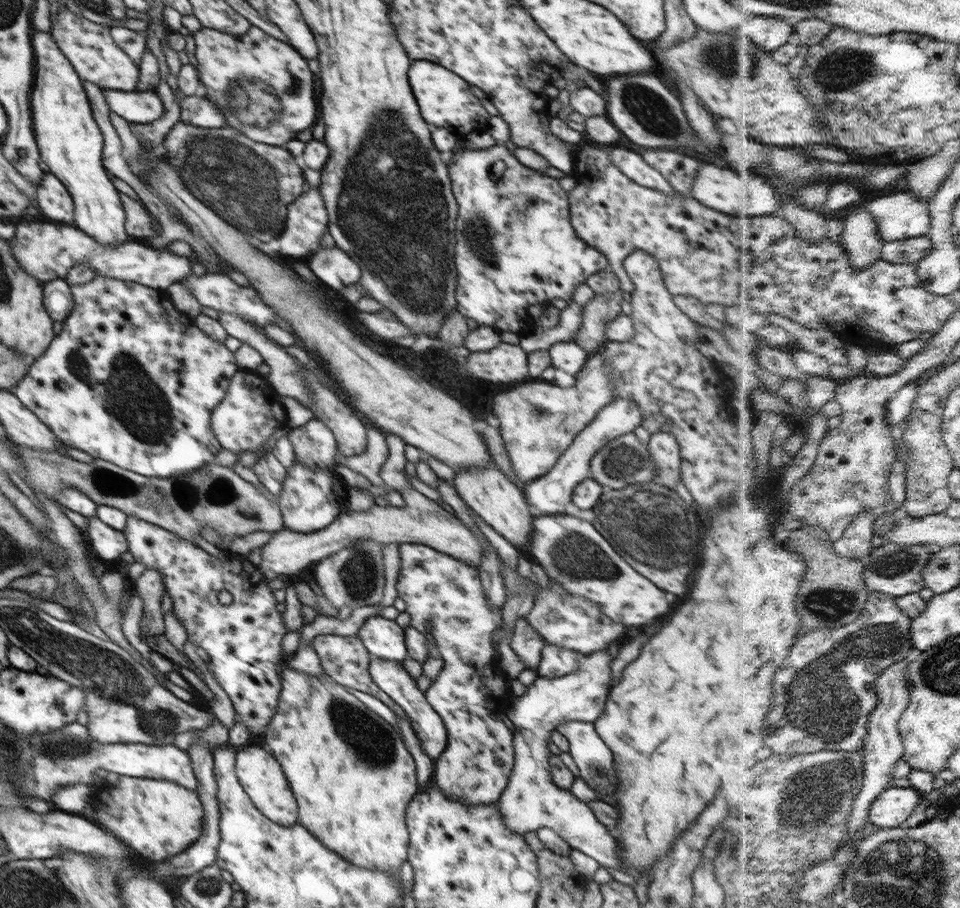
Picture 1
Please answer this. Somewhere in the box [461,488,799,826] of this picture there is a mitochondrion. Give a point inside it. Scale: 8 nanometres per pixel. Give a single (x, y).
(573, 554)

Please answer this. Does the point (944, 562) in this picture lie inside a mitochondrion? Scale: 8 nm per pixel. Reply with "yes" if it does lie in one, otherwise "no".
yes

